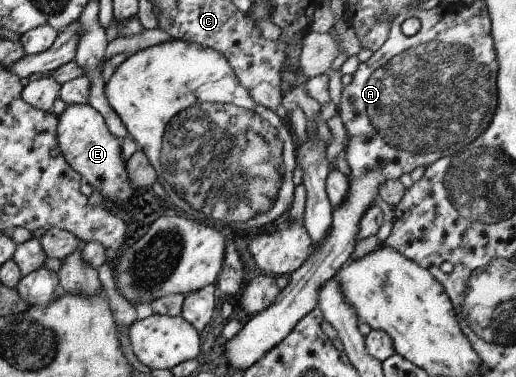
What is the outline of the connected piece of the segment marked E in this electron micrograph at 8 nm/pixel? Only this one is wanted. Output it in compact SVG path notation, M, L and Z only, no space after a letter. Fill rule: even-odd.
M91 105L68 106L58 116L57 134L59 148L67 164L78 172L82 176L83 182L90 184L95 192L101 193L104 198L109 198L115 203L125 202L135 192L136 187L127 172L126 162L121 159L121 140L111 134L101 113Z

